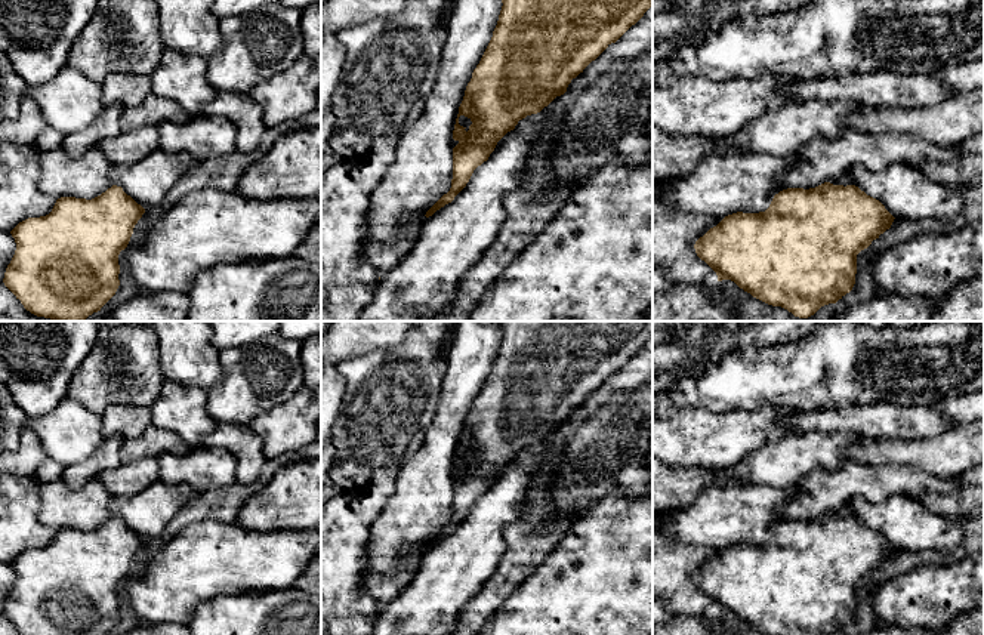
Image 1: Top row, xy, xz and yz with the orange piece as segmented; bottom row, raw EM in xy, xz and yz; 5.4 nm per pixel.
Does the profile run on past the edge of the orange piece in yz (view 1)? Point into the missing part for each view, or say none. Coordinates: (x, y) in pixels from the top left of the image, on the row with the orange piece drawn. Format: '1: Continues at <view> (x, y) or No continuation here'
1: No continuation here

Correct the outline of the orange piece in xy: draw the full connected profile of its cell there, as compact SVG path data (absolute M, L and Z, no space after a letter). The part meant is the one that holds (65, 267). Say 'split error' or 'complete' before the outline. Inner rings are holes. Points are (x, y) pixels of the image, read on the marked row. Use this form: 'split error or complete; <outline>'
complete; M117 185L92 200L58 198L49 215L28 218L10 231L16 250L4 272L4 286L37 317L84 321L115 295L118 255L144 213L145 209Z

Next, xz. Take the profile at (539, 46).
complete; M502 0L502 3L493 37L472 73L459 107L453 130L453 139L459 144L453 148L451 188L426 212L426 218L454 200L469 182L474 170L488 160L497 142L513 130L519 120L540 112L556 96L564 95L571 80L653 6L653 0Z

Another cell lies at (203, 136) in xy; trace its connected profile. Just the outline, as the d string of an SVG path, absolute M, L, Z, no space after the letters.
M198 115L186 123L166 121L157 126L158 149L166 152L186 152L195 161L228 155L237 151L237 130L222 117Z

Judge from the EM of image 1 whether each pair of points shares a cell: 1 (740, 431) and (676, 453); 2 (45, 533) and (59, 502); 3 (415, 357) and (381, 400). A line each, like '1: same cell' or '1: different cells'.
1: same cell
2: different cells
3: same cell

